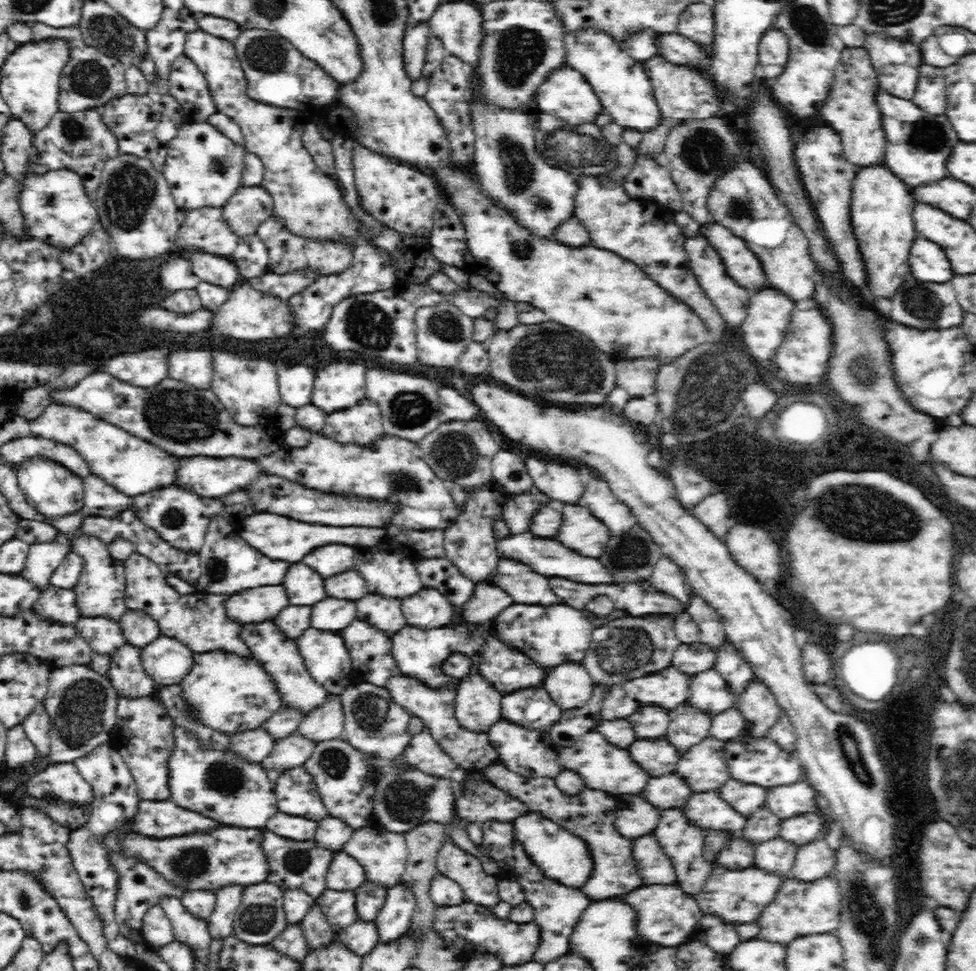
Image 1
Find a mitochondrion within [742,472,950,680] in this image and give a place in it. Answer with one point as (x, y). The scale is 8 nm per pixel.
(882, 520)

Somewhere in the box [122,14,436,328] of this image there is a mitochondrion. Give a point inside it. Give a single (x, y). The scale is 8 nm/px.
(267, 54)

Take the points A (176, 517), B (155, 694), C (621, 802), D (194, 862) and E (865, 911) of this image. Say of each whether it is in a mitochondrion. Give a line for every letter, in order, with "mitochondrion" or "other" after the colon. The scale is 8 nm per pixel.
A: mitochondrion
B: other
C: other
D: mitochondrion
E: mitochondrion

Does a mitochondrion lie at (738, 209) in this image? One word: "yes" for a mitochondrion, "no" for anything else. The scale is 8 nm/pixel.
yes

